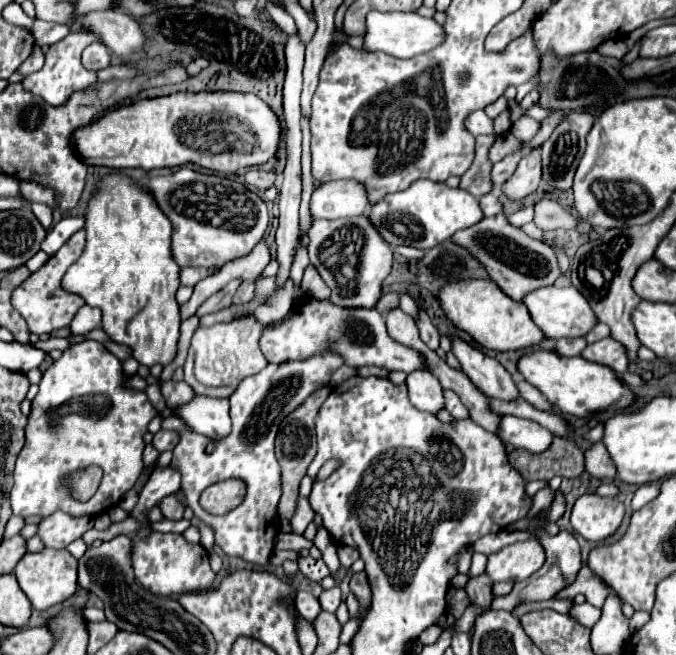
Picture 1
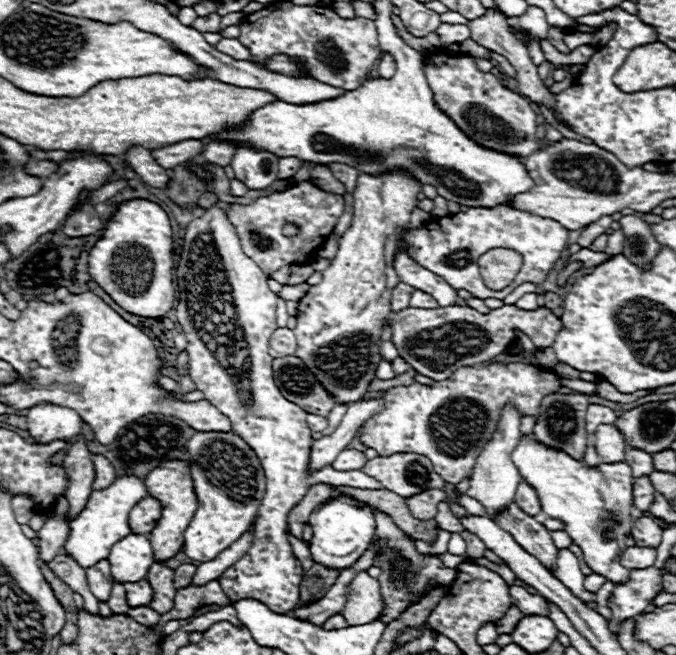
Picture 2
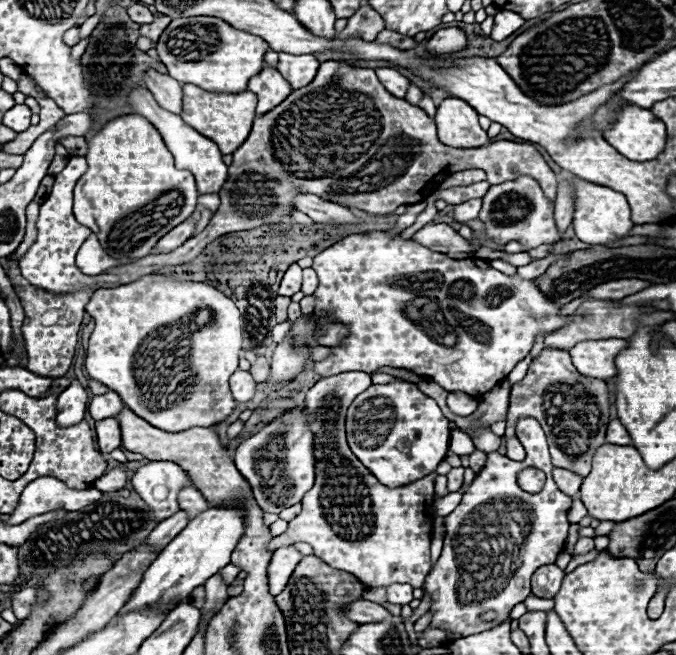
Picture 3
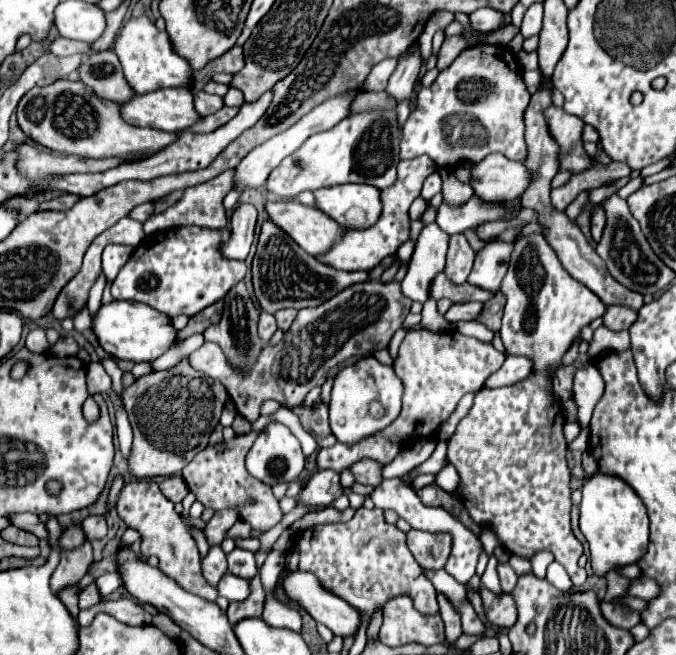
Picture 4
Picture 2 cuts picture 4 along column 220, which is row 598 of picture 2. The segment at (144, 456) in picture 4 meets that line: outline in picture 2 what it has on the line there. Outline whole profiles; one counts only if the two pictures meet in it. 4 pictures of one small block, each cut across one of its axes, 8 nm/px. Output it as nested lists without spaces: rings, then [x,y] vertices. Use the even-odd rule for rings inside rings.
[[[376,512],[376,536],[374,536],[374,540],[384,540],[384,552],[382,552],[380,560],[376,562],[376,566],[382,568],[382,576],[378,576],[378,580],[382,586],[382,598],[386,602],[386,610],[382,612],[380,620],[386,624],[396,620],[406,610],[406,604],[416,594],[420,594],[420,590],[426,586],[428,578],[436,578],[440,584],[452,584],[456,578],[456,570],[446,568],[438,558],[424,558],[424,554],[418,554],[414,550],[414,542],[410,538],[406,538],[404,532],[386,514]],[[410,586],[414,588],[414,592],[410,592]]]

